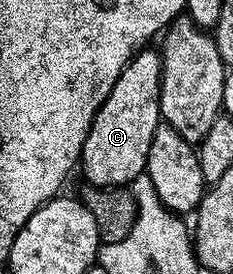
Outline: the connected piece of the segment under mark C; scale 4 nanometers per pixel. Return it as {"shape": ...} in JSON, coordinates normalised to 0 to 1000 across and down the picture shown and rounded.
{"shape":[[[627,175],[588,193],[536,237],[511,292],[494,292],[494,321],[476,321],[459,365],[442,365],[442,380],[373,482],[373,511],[348,544],[339,620],[365,631],[361,661],[378,675],[549,682],[601,635],[627,631],[635,544],[648,540],[648,511],[670,489],[674,456],[695,442],[687,332],[691,204],[670,179]]]}

